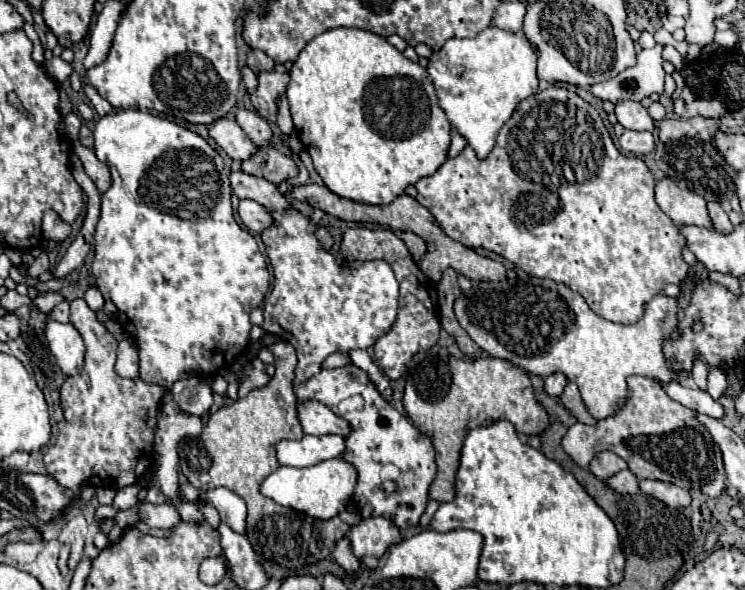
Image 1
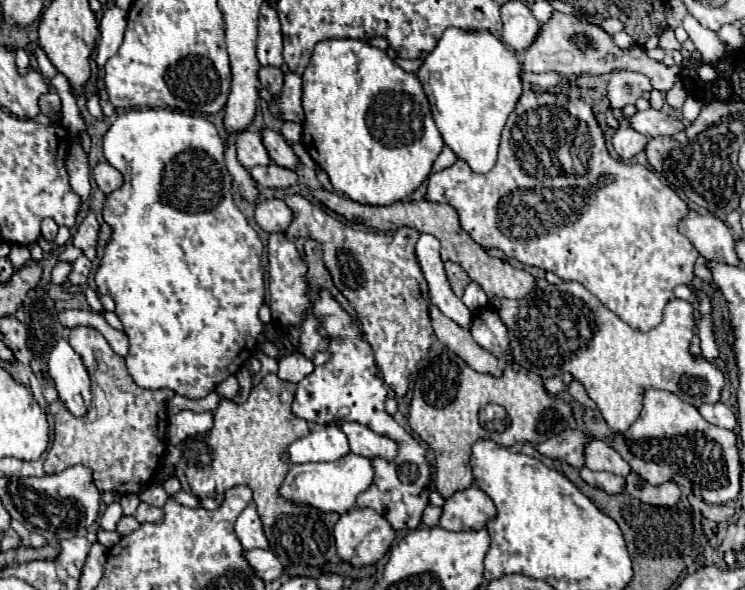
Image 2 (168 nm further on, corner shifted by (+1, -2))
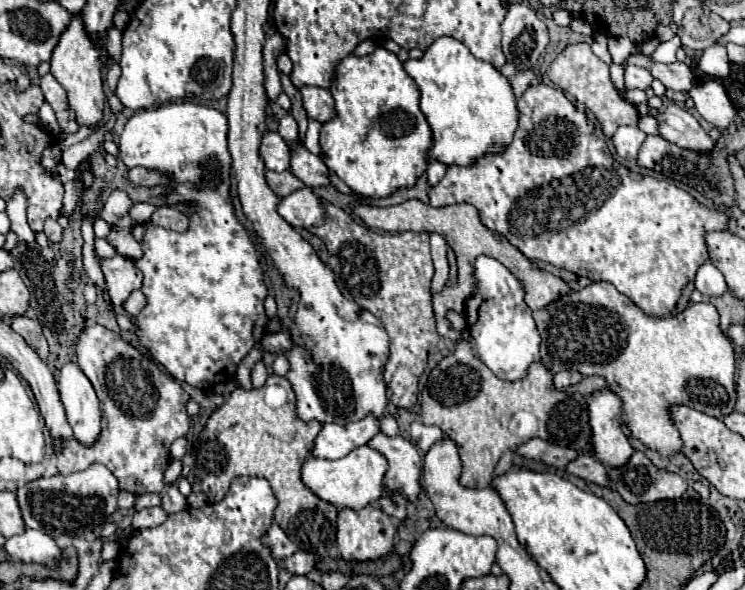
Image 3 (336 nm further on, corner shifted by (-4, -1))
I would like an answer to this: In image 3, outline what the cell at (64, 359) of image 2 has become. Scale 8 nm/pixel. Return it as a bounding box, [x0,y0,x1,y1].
[58,361,100,445]

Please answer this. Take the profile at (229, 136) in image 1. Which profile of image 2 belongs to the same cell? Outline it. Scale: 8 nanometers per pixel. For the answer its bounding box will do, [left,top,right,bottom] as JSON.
[237,130,273,168]

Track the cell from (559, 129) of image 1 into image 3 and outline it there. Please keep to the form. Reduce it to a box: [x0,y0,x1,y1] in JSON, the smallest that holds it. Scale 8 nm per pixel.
[430,85,726,317]

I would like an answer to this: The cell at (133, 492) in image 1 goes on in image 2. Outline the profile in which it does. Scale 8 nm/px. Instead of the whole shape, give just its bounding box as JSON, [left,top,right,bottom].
[100,502,123,531]

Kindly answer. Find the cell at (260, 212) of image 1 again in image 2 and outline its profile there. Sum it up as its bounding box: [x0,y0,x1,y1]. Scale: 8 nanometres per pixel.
[255,198,293,234]

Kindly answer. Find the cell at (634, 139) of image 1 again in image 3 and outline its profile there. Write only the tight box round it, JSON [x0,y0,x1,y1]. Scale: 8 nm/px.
[612,127,646,159]

